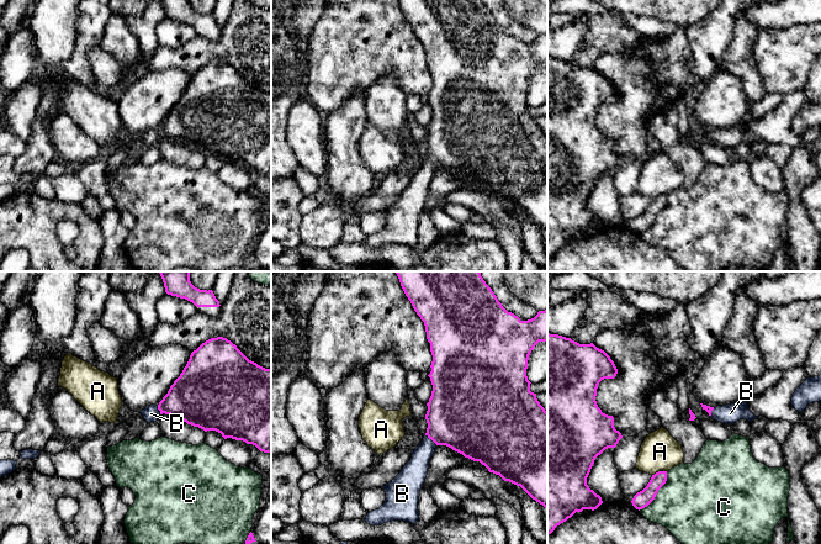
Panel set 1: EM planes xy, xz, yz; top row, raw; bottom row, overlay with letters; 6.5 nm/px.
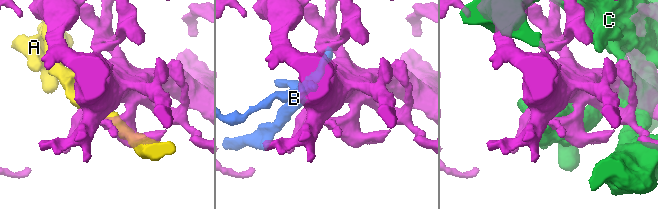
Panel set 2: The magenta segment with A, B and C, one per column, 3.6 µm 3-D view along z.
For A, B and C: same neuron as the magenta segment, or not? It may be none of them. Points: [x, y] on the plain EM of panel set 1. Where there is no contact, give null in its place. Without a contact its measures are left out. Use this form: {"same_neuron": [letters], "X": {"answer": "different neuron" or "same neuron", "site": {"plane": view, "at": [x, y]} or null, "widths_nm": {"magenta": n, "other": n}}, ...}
{"same_neuron": ["B"], "A": {"answer": "different neuron", "site": {"plane": "yz", "at": [658, 195]}, "widths_nm": {"magenta": 110, "other": 260}}, "B": {"answer": "same neuron", "site": {"plane": "xz", "at": [430, 162]}, "widths_nm": {"magenta": 440, "other": 160}}, "C": {"answer": "different neuron", "site": {"plane": "yz", "at": [657, 215]}, "widths_nm": {"magenta": 110, "other": 460}}}

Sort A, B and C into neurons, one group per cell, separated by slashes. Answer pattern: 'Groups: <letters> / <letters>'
Groups: A / B / C

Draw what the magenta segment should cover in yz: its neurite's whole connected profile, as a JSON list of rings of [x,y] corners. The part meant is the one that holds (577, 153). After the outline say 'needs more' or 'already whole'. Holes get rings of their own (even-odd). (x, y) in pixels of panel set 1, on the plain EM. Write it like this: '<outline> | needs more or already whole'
[[[547,57],[547,259],[576,236],[597,233],[602,221],[587,208],[594,184],[623,162],[614,150],[614,141],[602,136],[595,120],[602,104],[614,102],[618,93],[610,80],[593,67],[579,68],[571,62]]] | already whole

